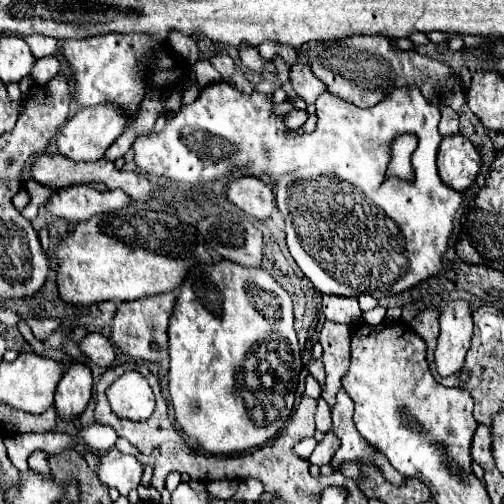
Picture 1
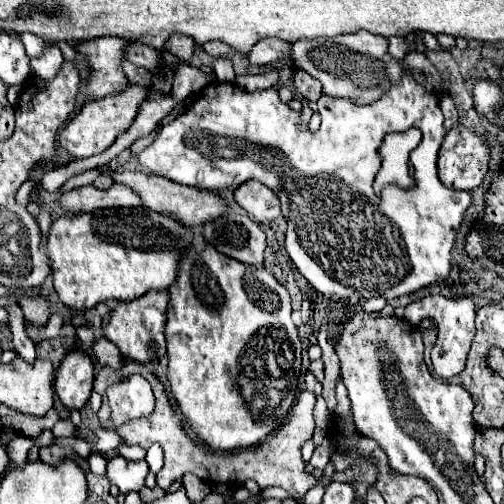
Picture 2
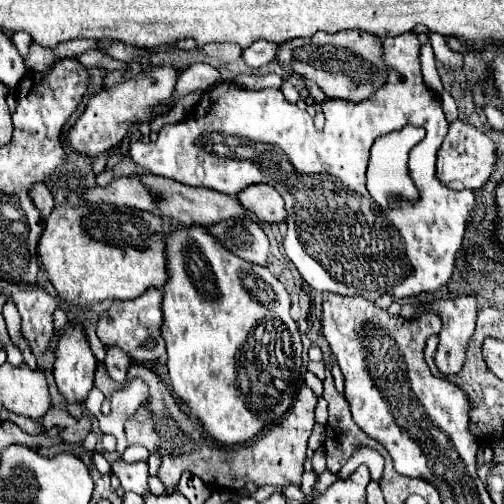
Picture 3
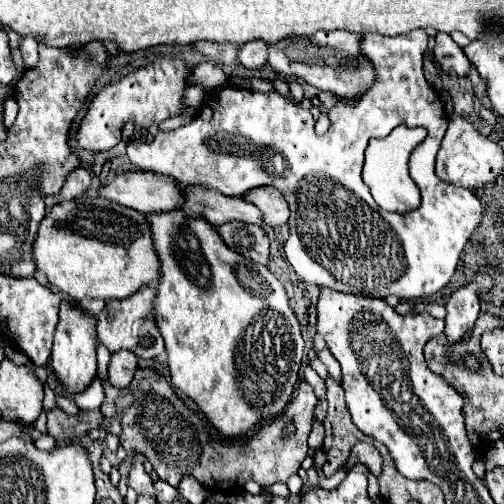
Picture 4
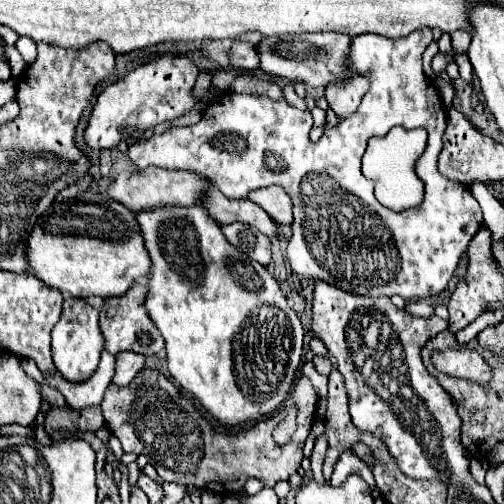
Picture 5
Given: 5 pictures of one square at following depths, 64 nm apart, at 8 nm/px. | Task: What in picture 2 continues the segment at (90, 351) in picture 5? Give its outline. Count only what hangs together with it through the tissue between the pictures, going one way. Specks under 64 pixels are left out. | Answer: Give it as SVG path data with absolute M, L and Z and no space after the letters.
M72 350L56 370L54 390L58 400L68 410L80 410L92 392L94 382L94 366L90 356L80 350Z

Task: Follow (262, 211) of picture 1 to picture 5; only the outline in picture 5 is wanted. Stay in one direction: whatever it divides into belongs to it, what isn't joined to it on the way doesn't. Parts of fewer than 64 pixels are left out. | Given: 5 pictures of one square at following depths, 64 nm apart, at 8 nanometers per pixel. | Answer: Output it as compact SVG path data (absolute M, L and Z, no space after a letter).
M266 186L254 190L248 194L248 200L266 210L276 224L292 224L292 200L280 186Z

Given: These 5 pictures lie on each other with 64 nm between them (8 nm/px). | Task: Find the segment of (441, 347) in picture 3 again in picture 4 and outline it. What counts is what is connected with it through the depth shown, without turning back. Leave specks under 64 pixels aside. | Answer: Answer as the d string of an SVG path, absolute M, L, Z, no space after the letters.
M478 274L472 284L456 290L446 302L446 342L452 346L474 328L480 310L480 294L492 288L492 280L486 274Z

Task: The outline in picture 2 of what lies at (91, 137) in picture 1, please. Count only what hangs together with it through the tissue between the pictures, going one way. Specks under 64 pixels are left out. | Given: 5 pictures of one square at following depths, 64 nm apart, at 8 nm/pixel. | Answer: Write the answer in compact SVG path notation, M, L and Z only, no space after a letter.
M128 86L126 92L118 94L118 96L106 96L104 100L98 100L98 102L86 102L84 108L68 122L68 126L60 132L58 136L58 144L74 158L90 158L90 156L96 156L96 154L102 154L108 146L114 144L114 140L126 132L134 118L136 118L136 112L144 100L144 96L148 94L146 88L142 86Z

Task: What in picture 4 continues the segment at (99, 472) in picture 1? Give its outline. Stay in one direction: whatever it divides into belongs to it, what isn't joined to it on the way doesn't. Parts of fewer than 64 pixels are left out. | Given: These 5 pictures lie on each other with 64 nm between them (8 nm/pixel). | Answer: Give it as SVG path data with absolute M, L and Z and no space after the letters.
M132 462L130 466L130 472L128 472L128 486L134 488L138 494L156 494L154 486L152 486L152 478L150 474L144 470L144 464L142 462Z

